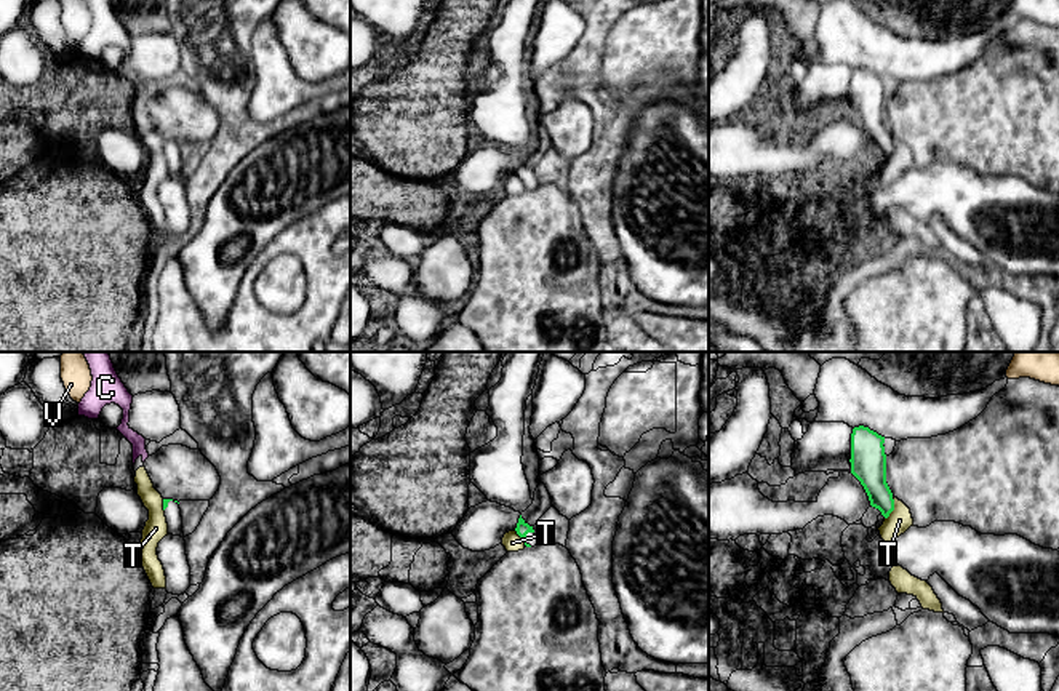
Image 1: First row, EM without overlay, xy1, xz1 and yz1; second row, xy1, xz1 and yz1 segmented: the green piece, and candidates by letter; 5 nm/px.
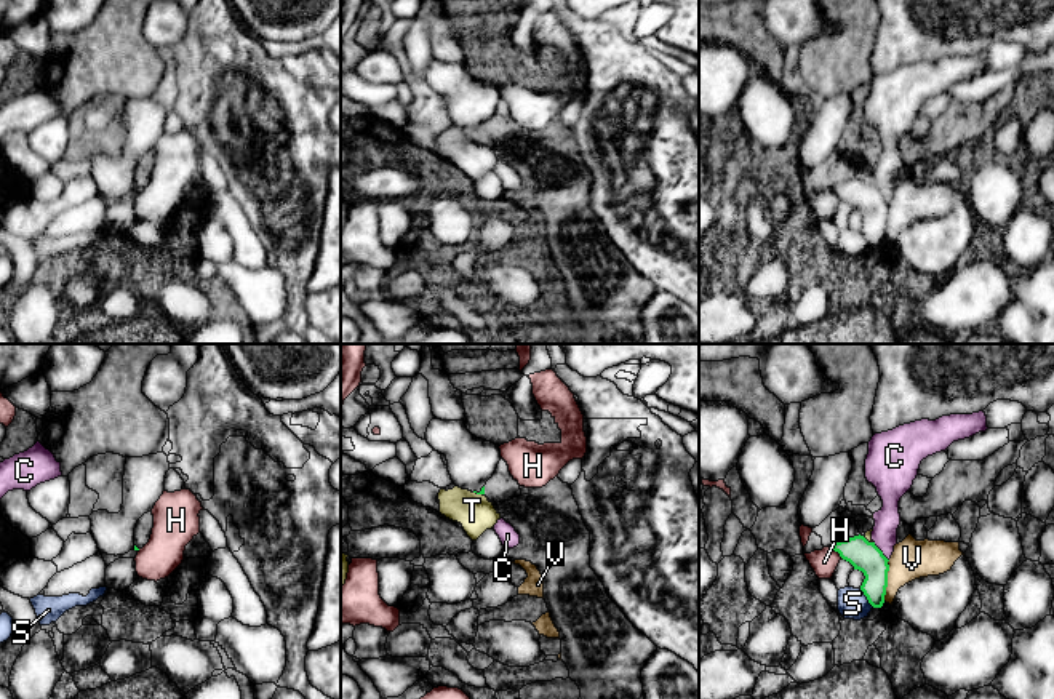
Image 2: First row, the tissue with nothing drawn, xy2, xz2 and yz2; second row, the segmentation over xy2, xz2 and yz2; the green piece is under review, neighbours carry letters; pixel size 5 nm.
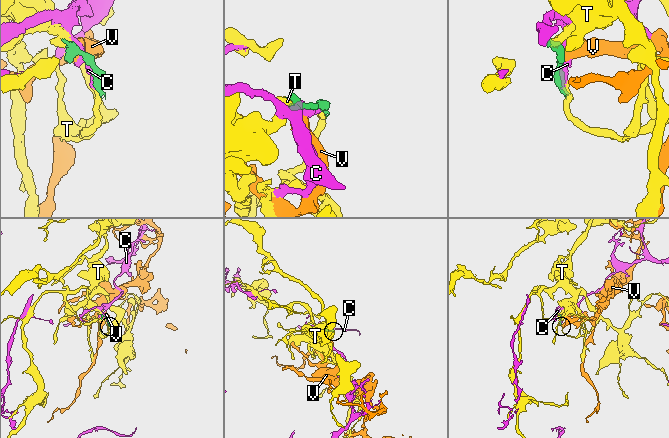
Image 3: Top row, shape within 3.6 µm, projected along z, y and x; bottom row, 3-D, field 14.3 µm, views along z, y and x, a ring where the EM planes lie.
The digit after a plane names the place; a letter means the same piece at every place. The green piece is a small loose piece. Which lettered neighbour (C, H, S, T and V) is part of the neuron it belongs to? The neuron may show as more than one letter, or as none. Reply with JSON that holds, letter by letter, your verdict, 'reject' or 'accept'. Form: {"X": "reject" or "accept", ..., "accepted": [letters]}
{"C": "reject", "H": "reject", "S": "reject", "T": "reject", "V": "reject", "accepted": []}

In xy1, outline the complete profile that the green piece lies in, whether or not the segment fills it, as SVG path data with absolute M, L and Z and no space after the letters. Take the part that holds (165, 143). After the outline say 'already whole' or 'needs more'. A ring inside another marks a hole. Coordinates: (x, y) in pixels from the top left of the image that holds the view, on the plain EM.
M163 141L163 152L168 165L168 176L184 179L179 144L173 141Z | needs more

